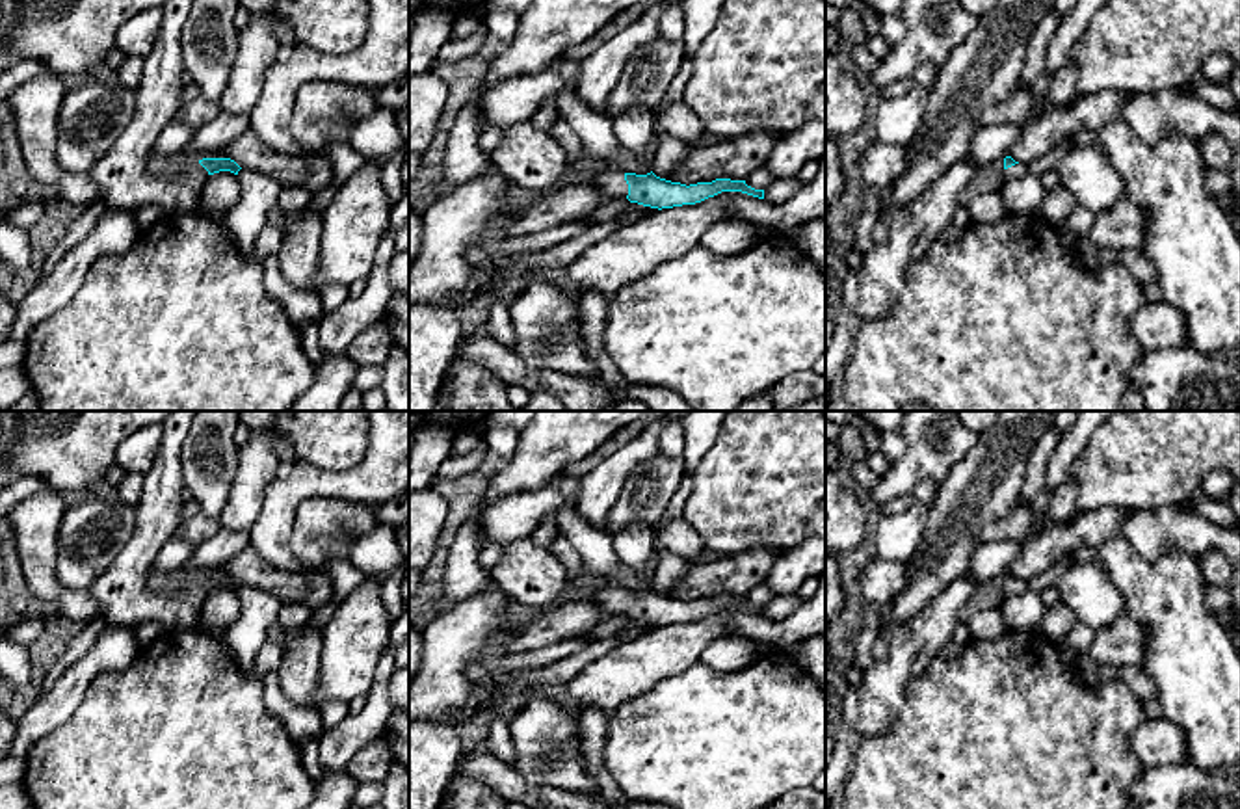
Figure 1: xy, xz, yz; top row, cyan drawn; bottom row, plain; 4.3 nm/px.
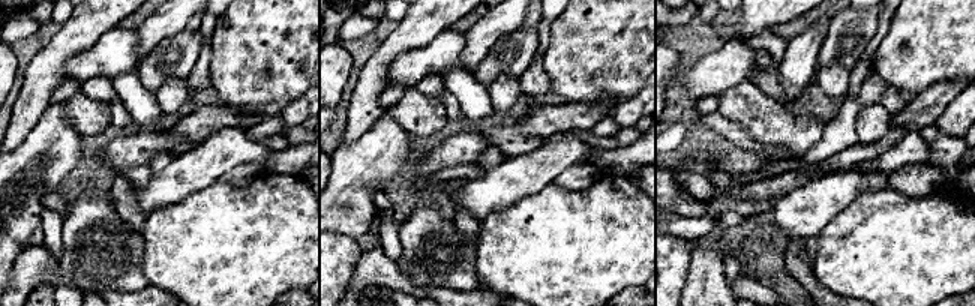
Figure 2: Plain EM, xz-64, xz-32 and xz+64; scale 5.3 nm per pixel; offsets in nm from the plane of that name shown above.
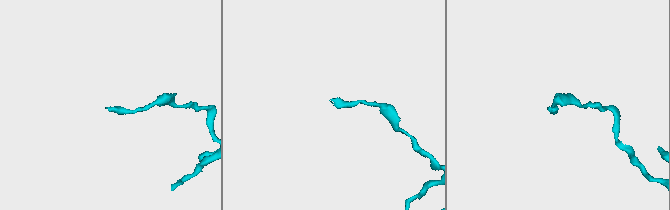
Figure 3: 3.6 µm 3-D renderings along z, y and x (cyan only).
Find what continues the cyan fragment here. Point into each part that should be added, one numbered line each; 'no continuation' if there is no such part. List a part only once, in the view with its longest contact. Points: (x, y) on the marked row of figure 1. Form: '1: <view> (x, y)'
1: xz (612, 185)

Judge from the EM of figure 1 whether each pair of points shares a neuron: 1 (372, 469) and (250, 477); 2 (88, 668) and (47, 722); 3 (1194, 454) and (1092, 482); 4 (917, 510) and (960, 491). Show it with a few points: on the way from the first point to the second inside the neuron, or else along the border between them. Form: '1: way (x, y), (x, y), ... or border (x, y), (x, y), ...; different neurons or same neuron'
1: border (276, 478), (266, 488), (263, 508), (255, 517); different neurons
2: way (75, 681), (52, 709); same neuron
3: way (1168, 454), (1147, 454), (1118, 467); same neuron
4: border (937, 488), (917, 549); different neurons

